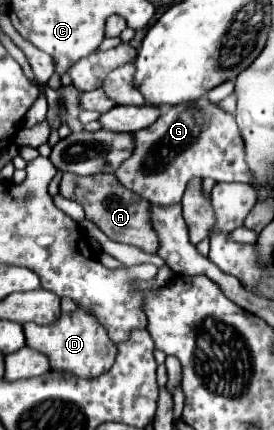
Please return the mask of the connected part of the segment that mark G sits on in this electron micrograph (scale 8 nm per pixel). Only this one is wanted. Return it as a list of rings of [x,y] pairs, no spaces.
[[[207,98],[165,108],[157,122],[133,134],[133,142],[135,150],[131,158],[115,170],[115,178],[127,190],[133,190],[155,206],[165,208],[181,202],[191,178],[213,178],[215,182],[249,182],[251,178],[235,118]]]

